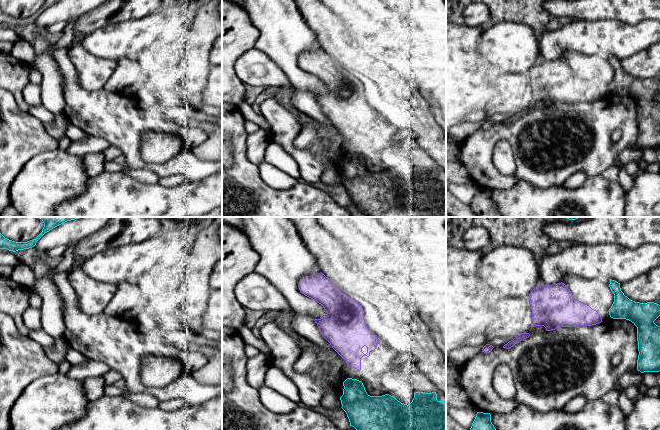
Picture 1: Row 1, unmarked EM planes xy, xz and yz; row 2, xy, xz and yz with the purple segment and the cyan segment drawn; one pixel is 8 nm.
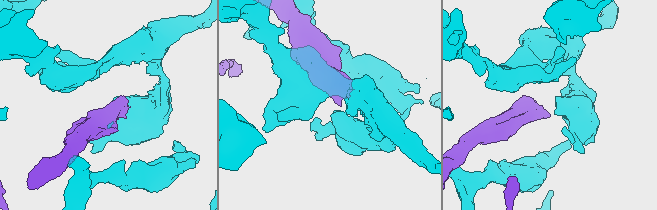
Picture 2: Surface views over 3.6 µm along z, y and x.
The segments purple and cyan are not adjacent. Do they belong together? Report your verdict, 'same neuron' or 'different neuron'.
different neuron

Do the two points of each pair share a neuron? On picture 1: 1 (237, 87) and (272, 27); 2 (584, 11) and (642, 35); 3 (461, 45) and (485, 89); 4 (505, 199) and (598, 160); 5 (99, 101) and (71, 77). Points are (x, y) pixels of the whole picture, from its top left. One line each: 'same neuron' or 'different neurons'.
1: different neurons
2: different neurons
3: same neuron
4: different neurons
5: same neuron

